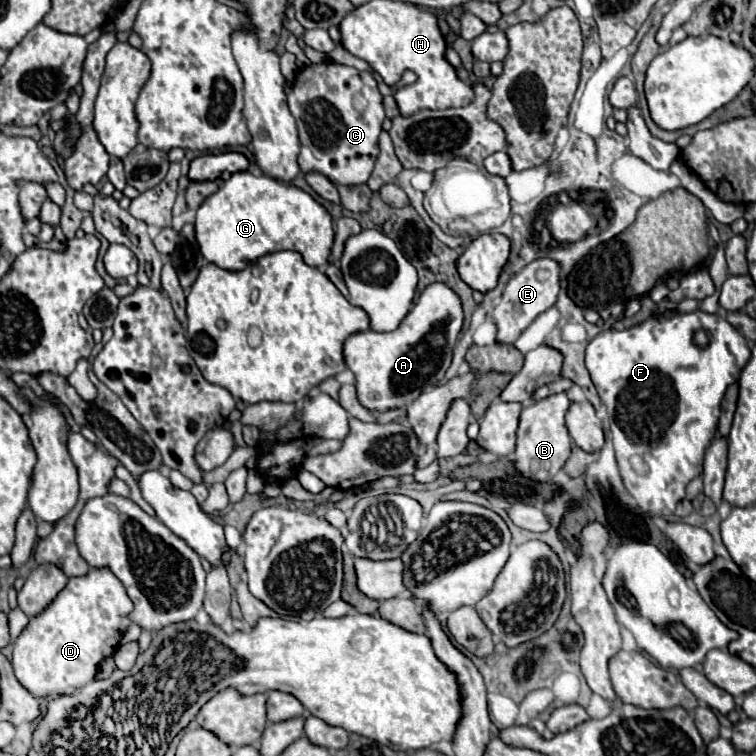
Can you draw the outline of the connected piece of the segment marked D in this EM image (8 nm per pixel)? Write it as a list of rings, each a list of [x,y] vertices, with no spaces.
[[[91,567],[87,575],[69,577],[67,585],[57,593],[57,597],[39,615],[29,619],[27,627],[15,639],[11,663],[19,683],[23,683],[23,687],[31,691],[35,697],[51,697],[51,695],[63,695],[75,687],[93,681],[99,673],[101,661],[117,651],[121,637],[131,625],[129,619],[131,611],[133,611],[133,601],[125,593],[123,583],[107,567],[99,569]]]

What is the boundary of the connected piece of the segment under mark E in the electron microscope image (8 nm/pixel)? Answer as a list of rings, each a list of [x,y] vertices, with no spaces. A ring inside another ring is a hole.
[[[537,259],[517,271],[501,297],[501,303],[493,309],[497,323],[497,343],[513,343],[543,311],[555,305],[559,293],[559,265],[551,259]]]

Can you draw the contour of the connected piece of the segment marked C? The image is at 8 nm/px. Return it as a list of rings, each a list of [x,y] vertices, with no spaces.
[[[323,61],[323,63],[311,65],[299,71],[287,99],[289,99],[289,109],[293,117],[297,119],[297,129],[299,129],[299,141],[301,141],[299,167],[301,171],[303,173],[317,171],[335,185],[367,183],[373,171],[373,165],[375,165],[375,155],[379,153],[379,131],[381,131],[381,121],[385,119],[383,95],[379,93],[373,73],[357,71],[355,67],[339,65],[333,61]]]

